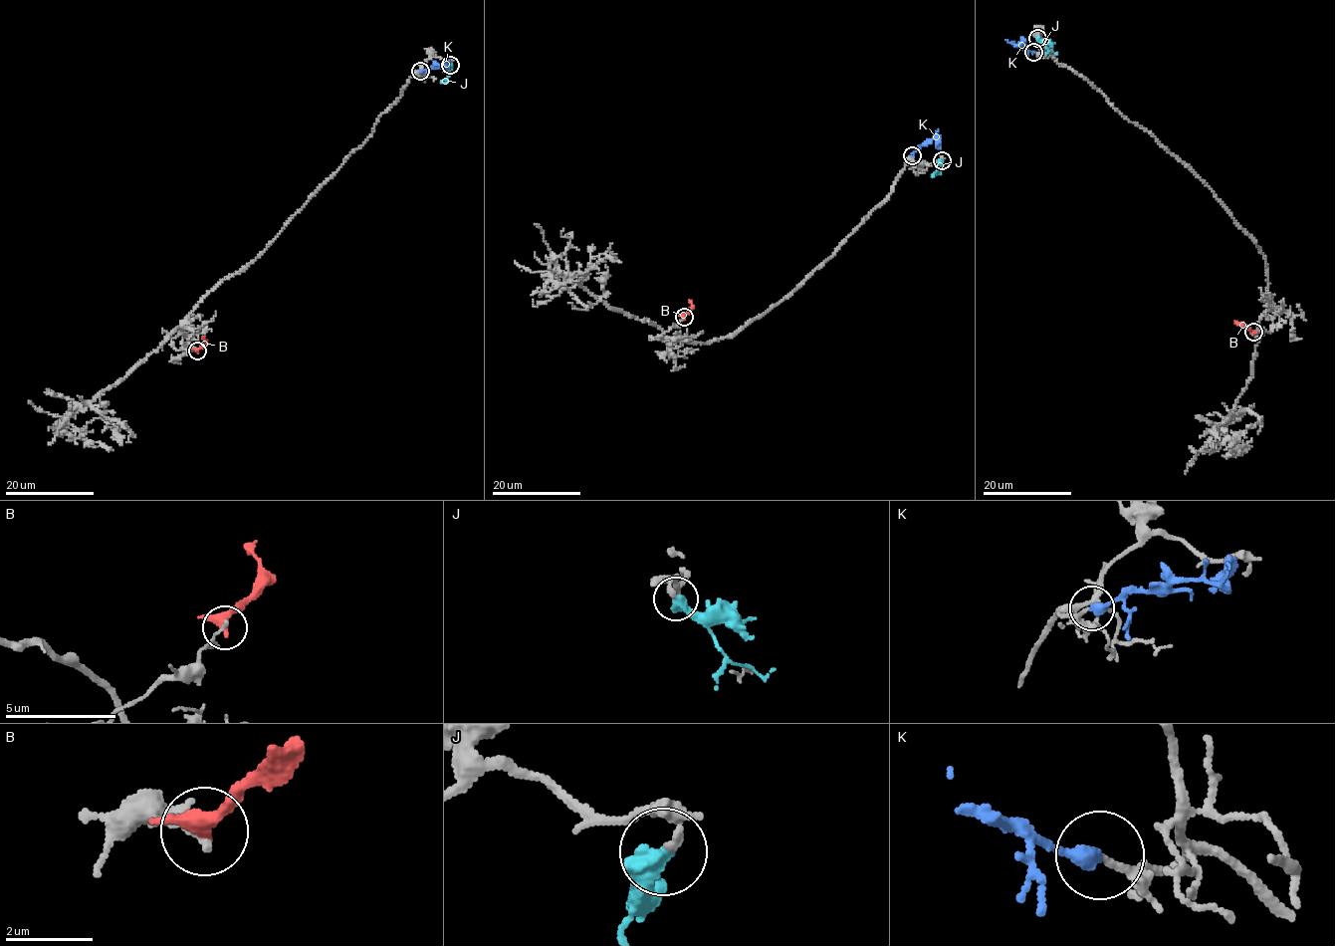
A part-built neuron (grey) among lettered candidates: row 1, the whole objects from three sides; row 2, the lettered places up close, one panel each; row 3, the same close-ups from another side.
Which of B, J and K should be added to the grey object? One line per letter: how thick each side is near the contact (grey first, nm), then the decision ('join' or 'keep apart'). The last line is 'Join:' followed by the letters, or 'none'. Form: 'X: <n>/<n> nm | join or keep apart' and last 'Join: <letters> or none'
B: 150/460 nm | keep apart
J: 180/500 nm | keep apart
K: 140/400 nm | join
Join: K

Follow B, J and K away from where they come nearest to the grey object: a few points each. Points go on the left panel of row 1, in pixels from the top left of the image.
B: (197, 351), (204, 343), (201, 336)
J: (451, 65), (445, 80), (441, 81)
K: (421, 71), (447, 67), (449, 62)

